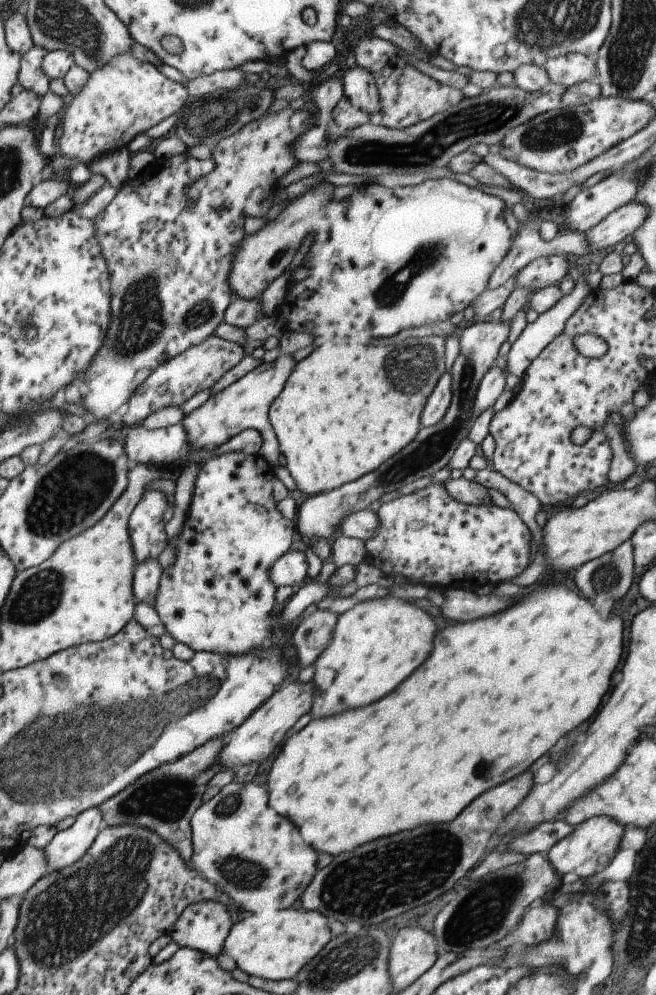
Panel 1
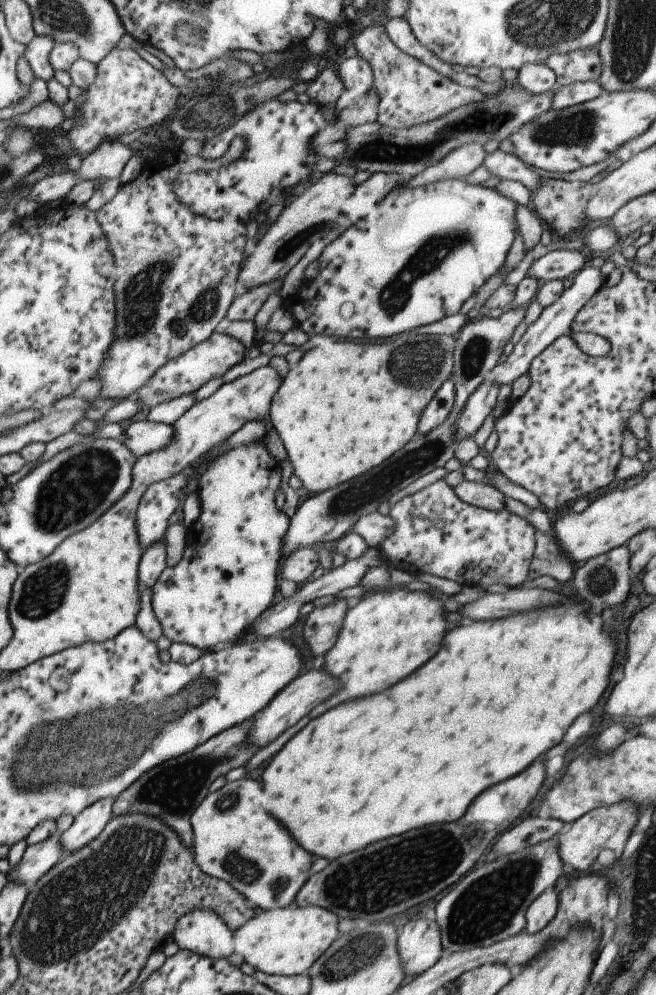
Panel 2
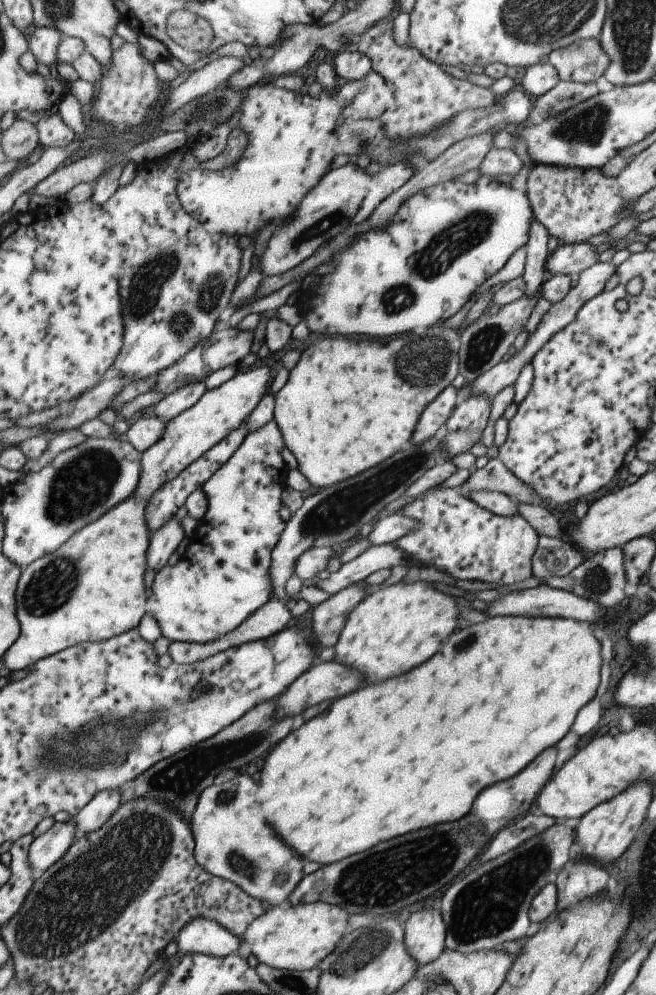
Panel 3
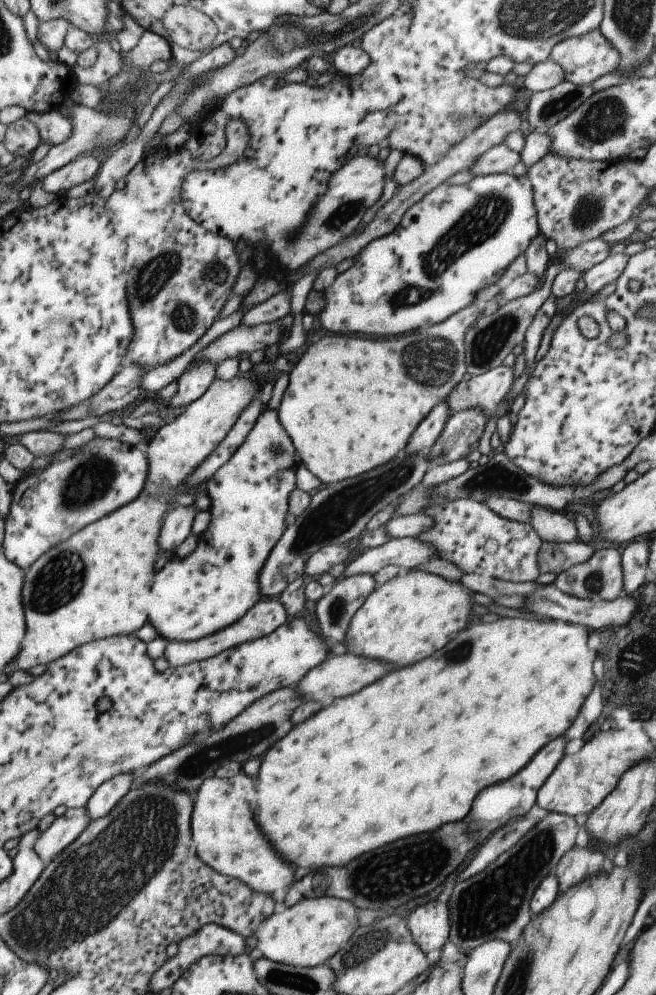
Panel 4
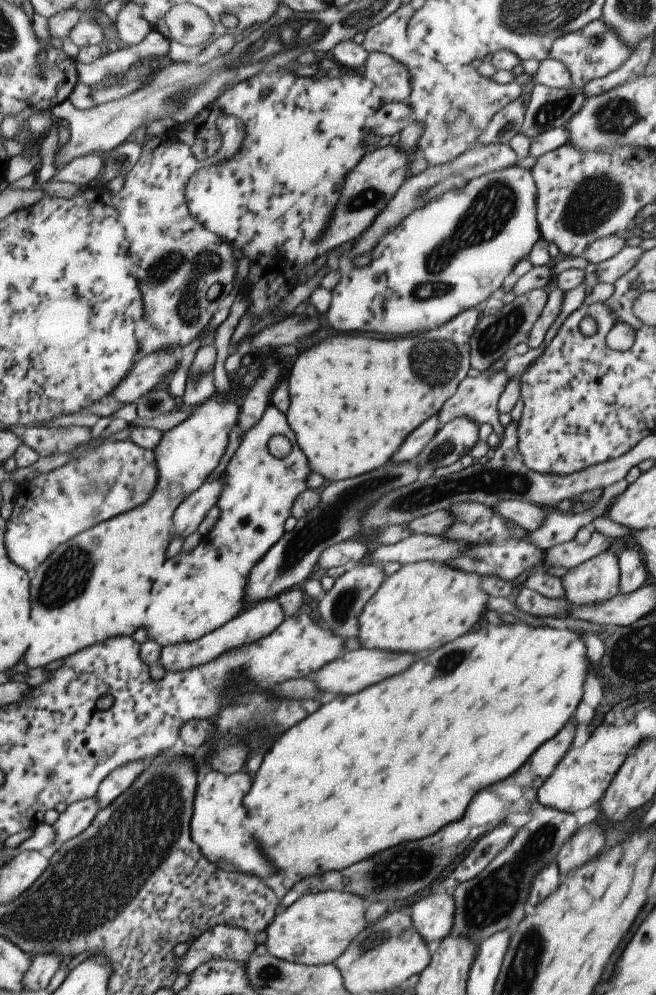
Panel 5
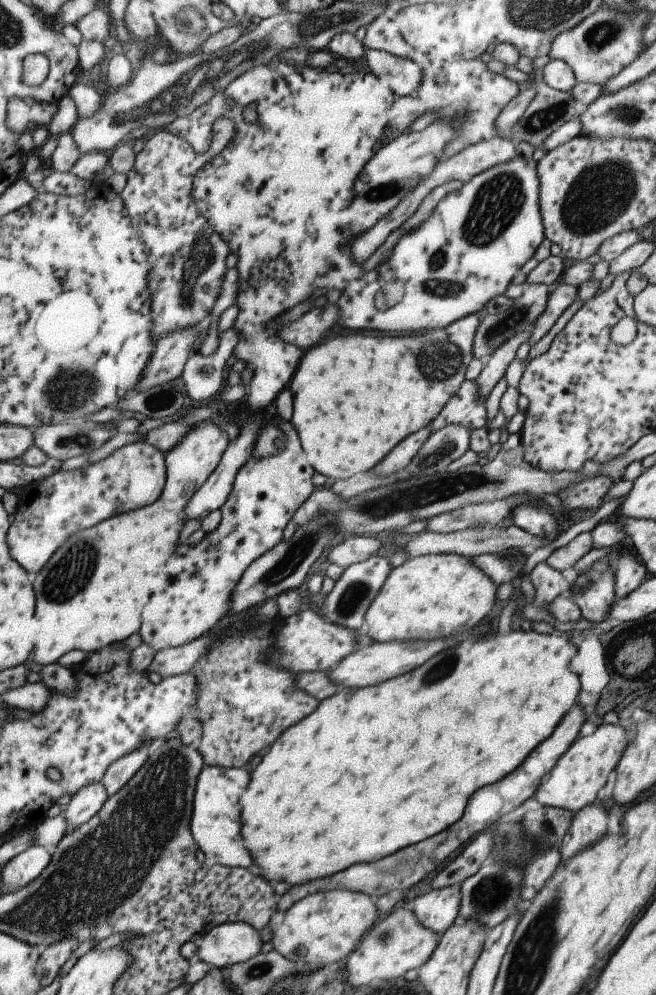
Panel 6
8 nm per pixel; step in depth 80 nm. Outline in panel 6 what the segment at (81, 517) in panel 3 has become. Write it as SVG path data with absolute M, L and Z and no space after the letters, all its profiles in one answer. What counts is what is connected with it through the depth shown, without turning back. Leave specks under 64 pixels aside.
M147 441L144 442L134 442L129 445L125 445L116 451L113 451L108 457L91 464L85 465L78 469L73 469L72 471L59 471L57 474L46 478L45 480L31 483L26 485L21 494L19 494L19 504L16 512L14 513L14 521L10 531L8 532L8 543L11 548L12 557L19 563L23 568L26 568L29 574L37 576L37 572L43 570L43 566L53 558L53 554L69 540L69 536L73 536L77 530L83 530L83 528L91 528L91 526L98 525L100 522L107 520L108 518L138 509L143 508L152 504L155 504L161 495L163 494L164 488L166 487L168 480L168 468L166 467L166 451L162 451L160 448L149 444Z

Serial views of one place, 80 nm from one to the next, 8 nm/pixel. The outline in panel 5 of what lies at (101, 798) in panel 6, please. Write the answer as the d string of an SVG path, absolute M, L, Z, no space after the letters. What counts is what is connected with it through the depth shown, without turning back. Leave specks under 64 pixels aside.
M97 794L68 805L54 824L56 838L49 852L61 848L65 842L85 832L101 809Z

